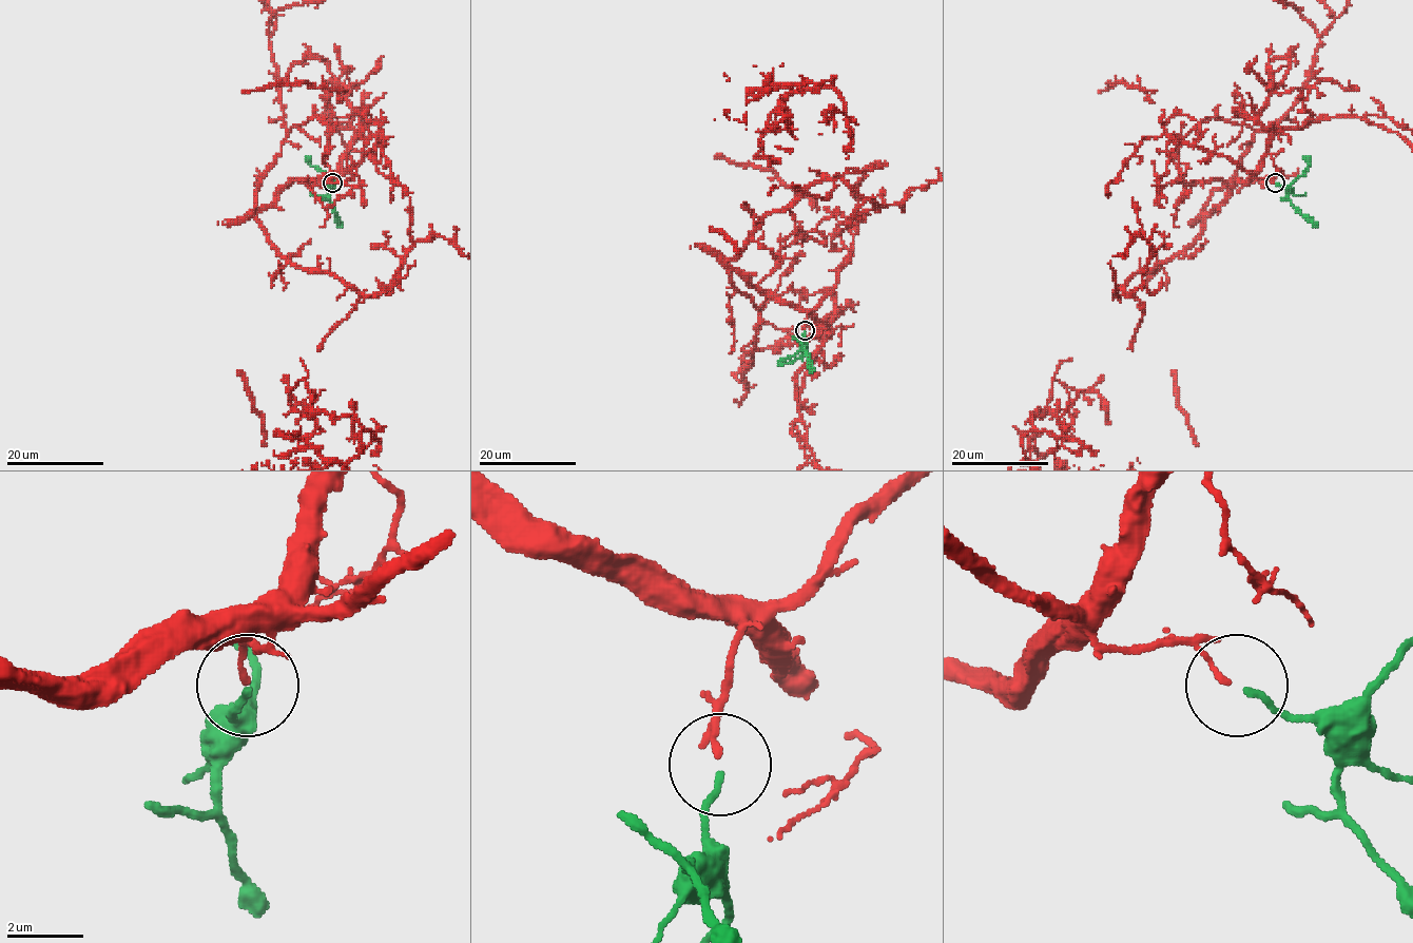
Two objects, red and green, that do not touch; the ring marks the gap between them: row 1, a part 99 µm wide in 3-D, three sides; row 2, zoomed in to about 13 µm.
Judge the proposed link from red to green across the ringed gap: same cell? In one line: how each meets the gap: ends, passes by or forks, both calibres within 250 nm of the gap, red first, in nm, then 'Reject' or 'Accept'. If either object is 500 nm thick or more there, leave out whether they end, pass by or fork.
At the ring red ends. At the ring green ends. Thickness 130 nm (red) against 150 nm. Reject

